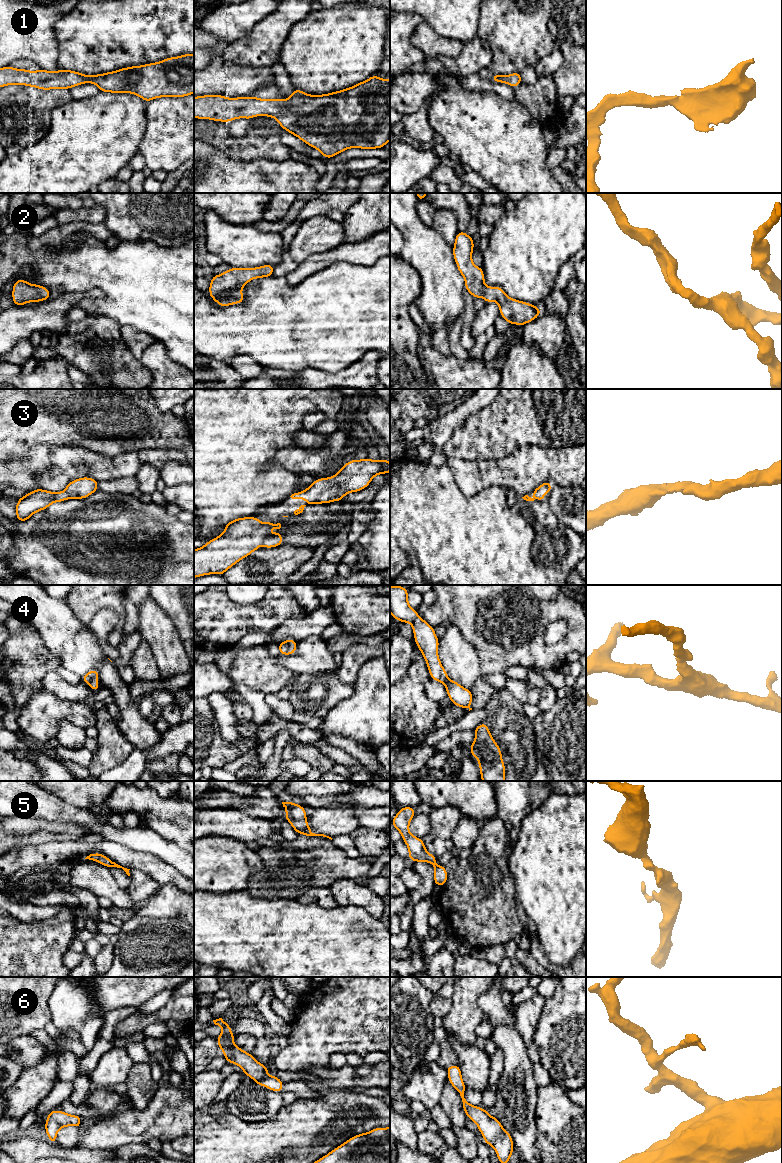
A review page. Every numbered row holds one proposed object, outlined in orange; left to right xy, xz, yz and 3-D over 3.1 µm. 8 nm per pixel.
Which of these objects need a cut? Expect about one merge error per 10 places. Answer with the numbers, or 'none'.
none

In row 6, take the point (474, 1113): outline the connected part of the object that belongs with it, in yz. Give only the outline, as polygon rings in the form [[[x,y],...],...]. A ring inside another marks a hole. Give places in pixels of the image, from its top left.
[[[451,1065],[446,1068],[448,1080],[460,1094],[463,1102],[463,1111],[472,1120],[483,1136],[486,1144],[492,1146],[497,1154],[500,1163],[508,1163],[514,1149],[511,1135],[506,1131],[496,1117],[489,1115],[487,1110],[473,1106],[464,1098],[466,1086],[462,1080],[461,1069],[458,1065]]]

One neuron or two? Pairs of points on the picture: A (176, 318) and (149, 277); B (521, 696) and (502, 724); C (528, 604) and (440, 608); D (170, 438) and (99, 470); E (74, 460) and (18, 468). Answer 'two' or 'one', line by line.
A: one
B: two
C: one
D: two
E: one

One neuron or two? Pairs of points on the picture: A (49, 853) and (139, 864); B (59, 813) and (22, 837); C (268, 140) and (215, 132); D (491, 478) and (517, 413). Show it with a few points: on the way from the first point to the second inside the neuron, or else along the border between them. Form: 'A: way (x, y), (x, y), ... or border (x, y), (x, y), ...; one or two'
A: way (71, 850), (106, 847), (117, 853); one
B: border (41, 818), (47, 821), (60, 821), (71, 824); two
C: way (255, 143), (228, 143); one
D: border (517, 450), (503, 458), (494, 460); two

